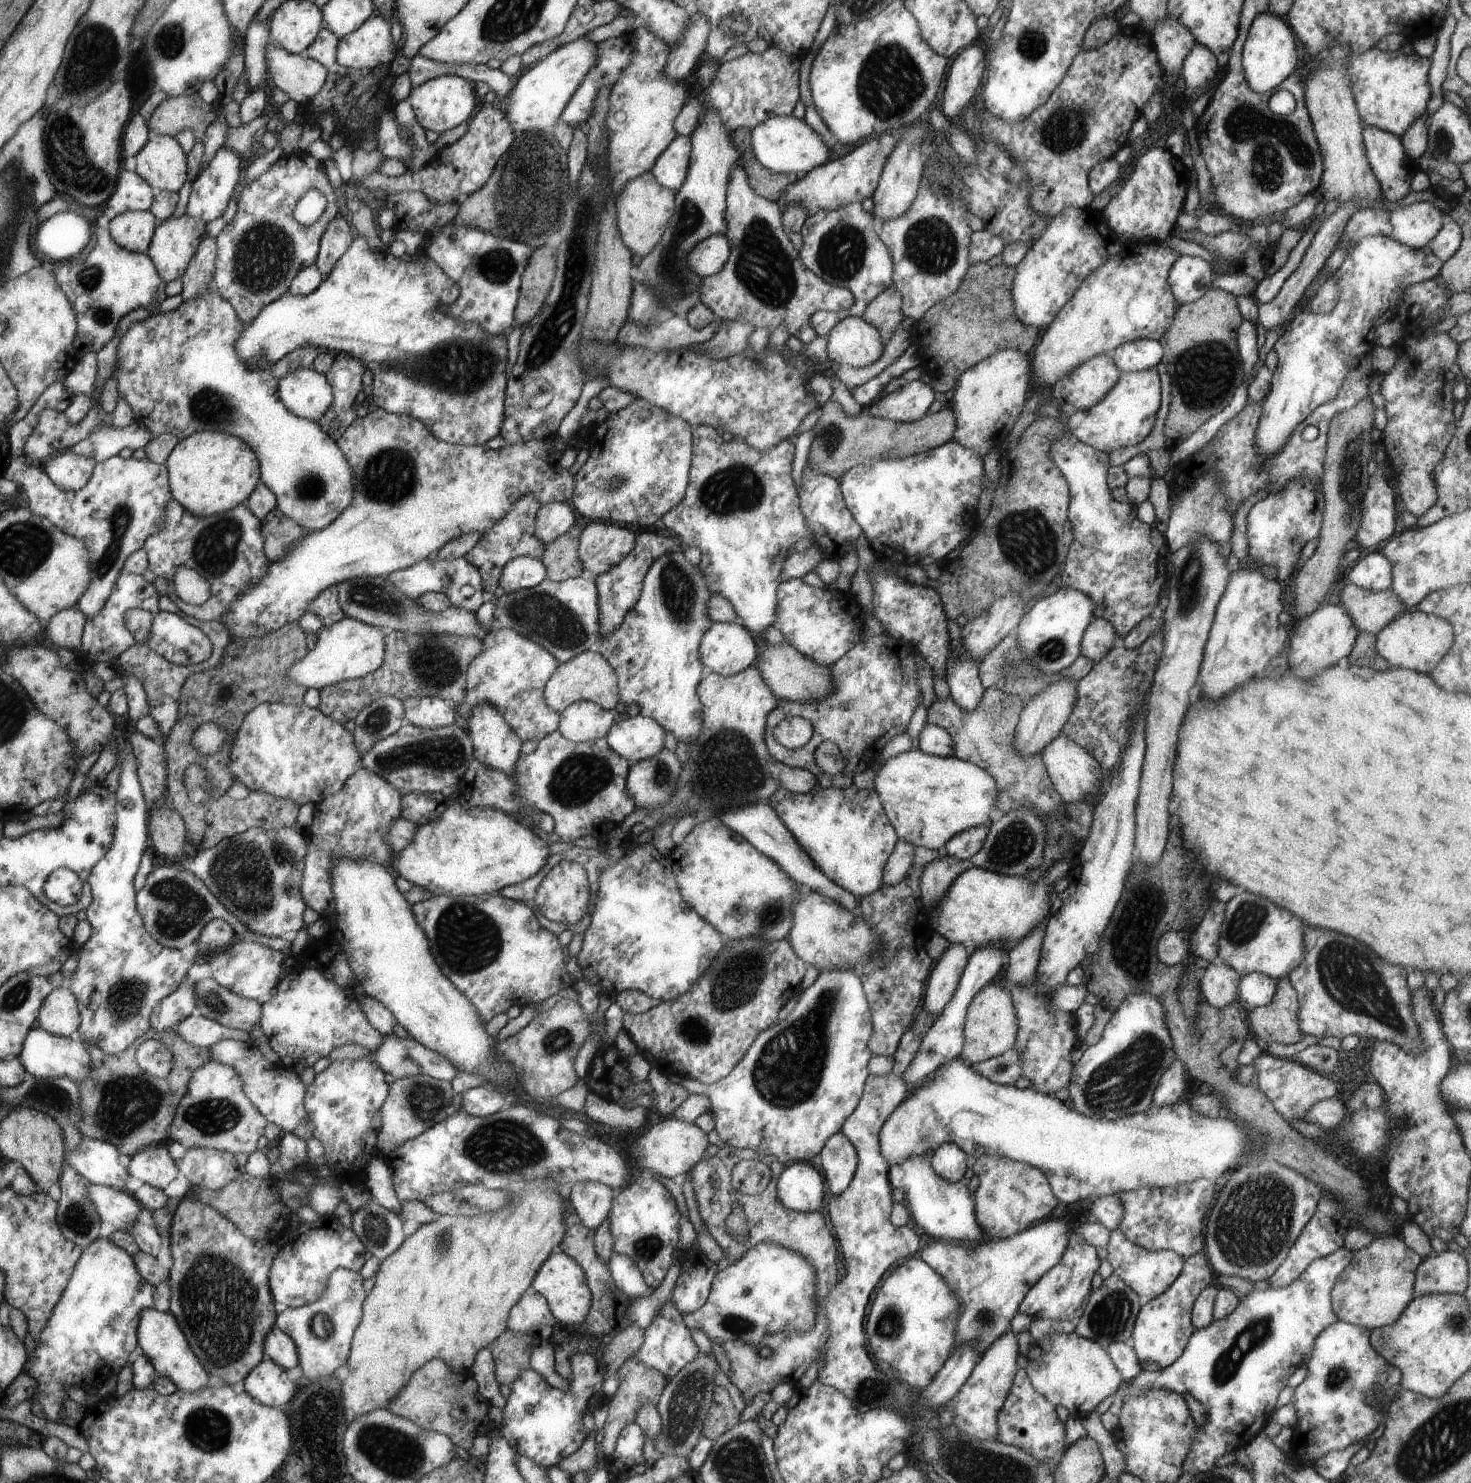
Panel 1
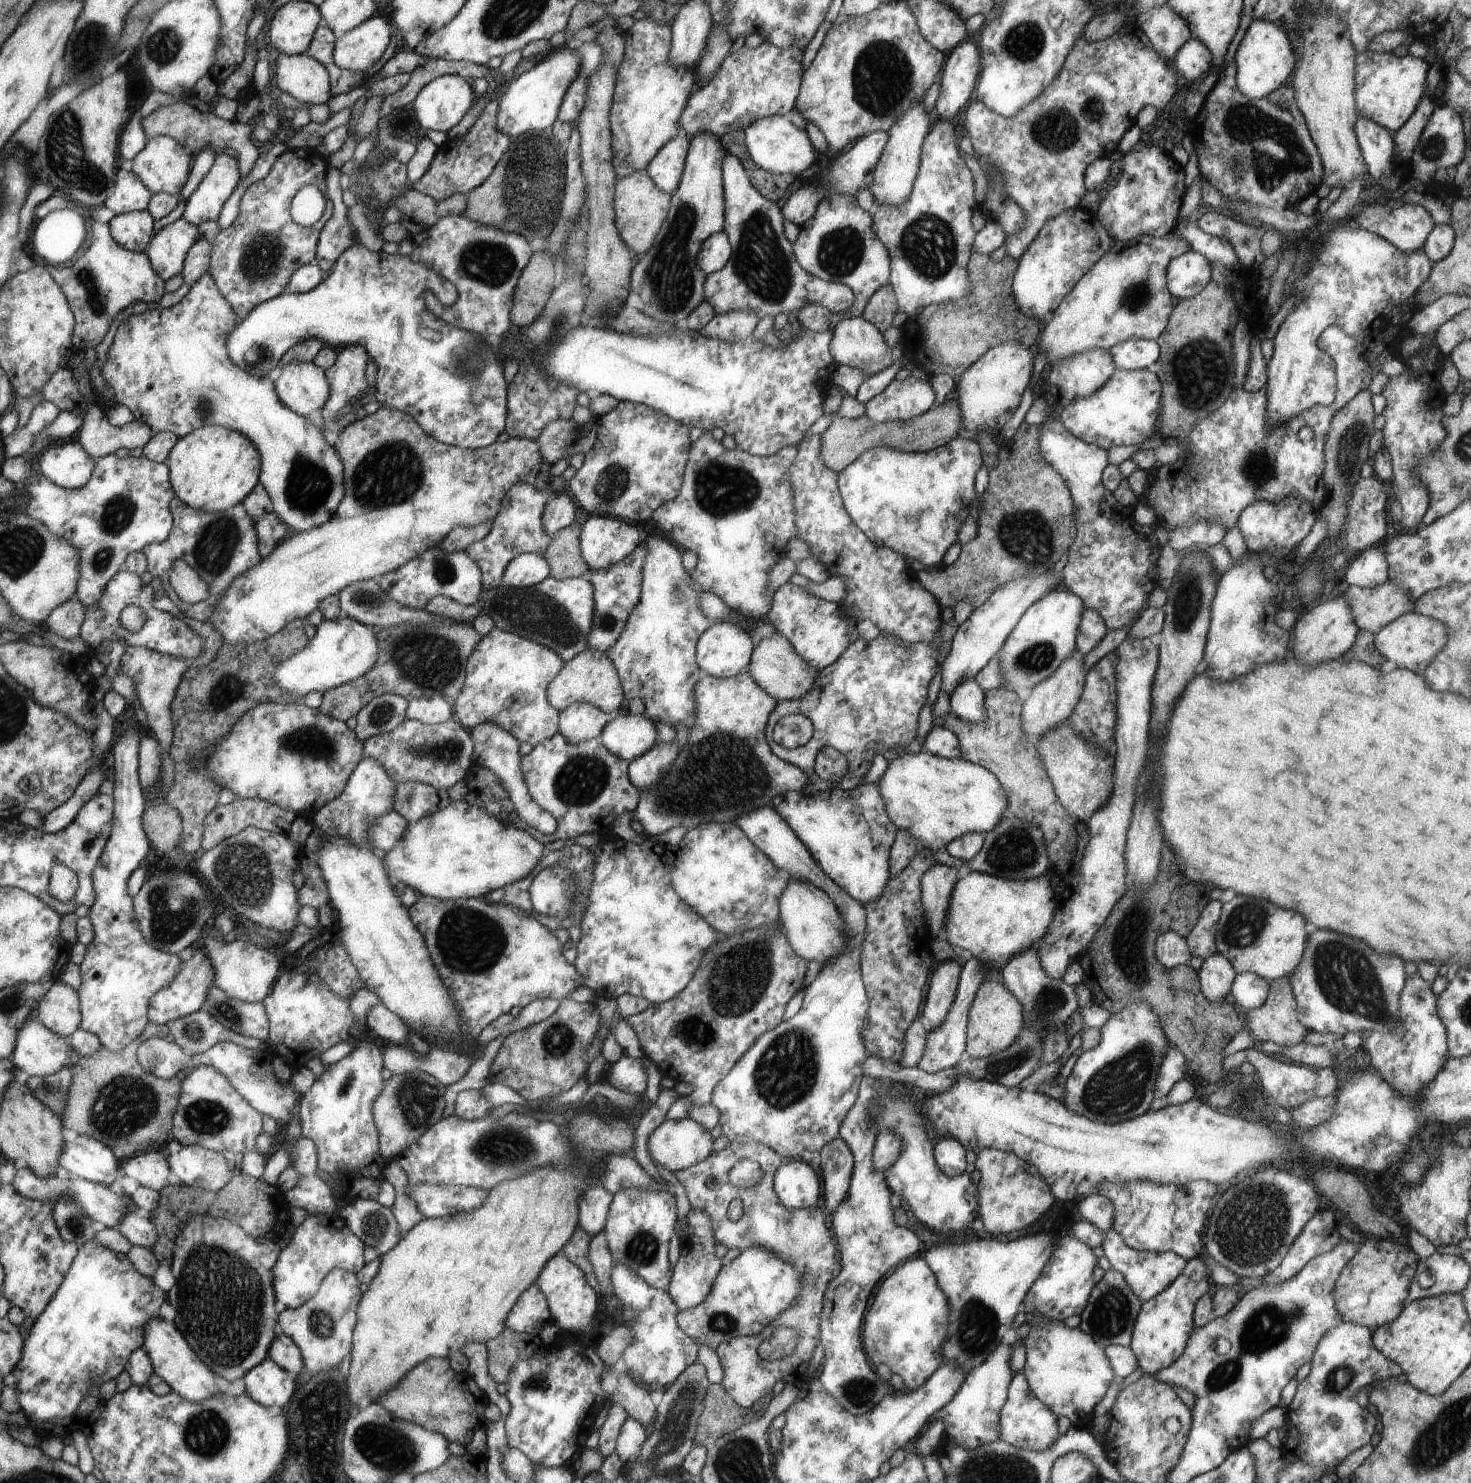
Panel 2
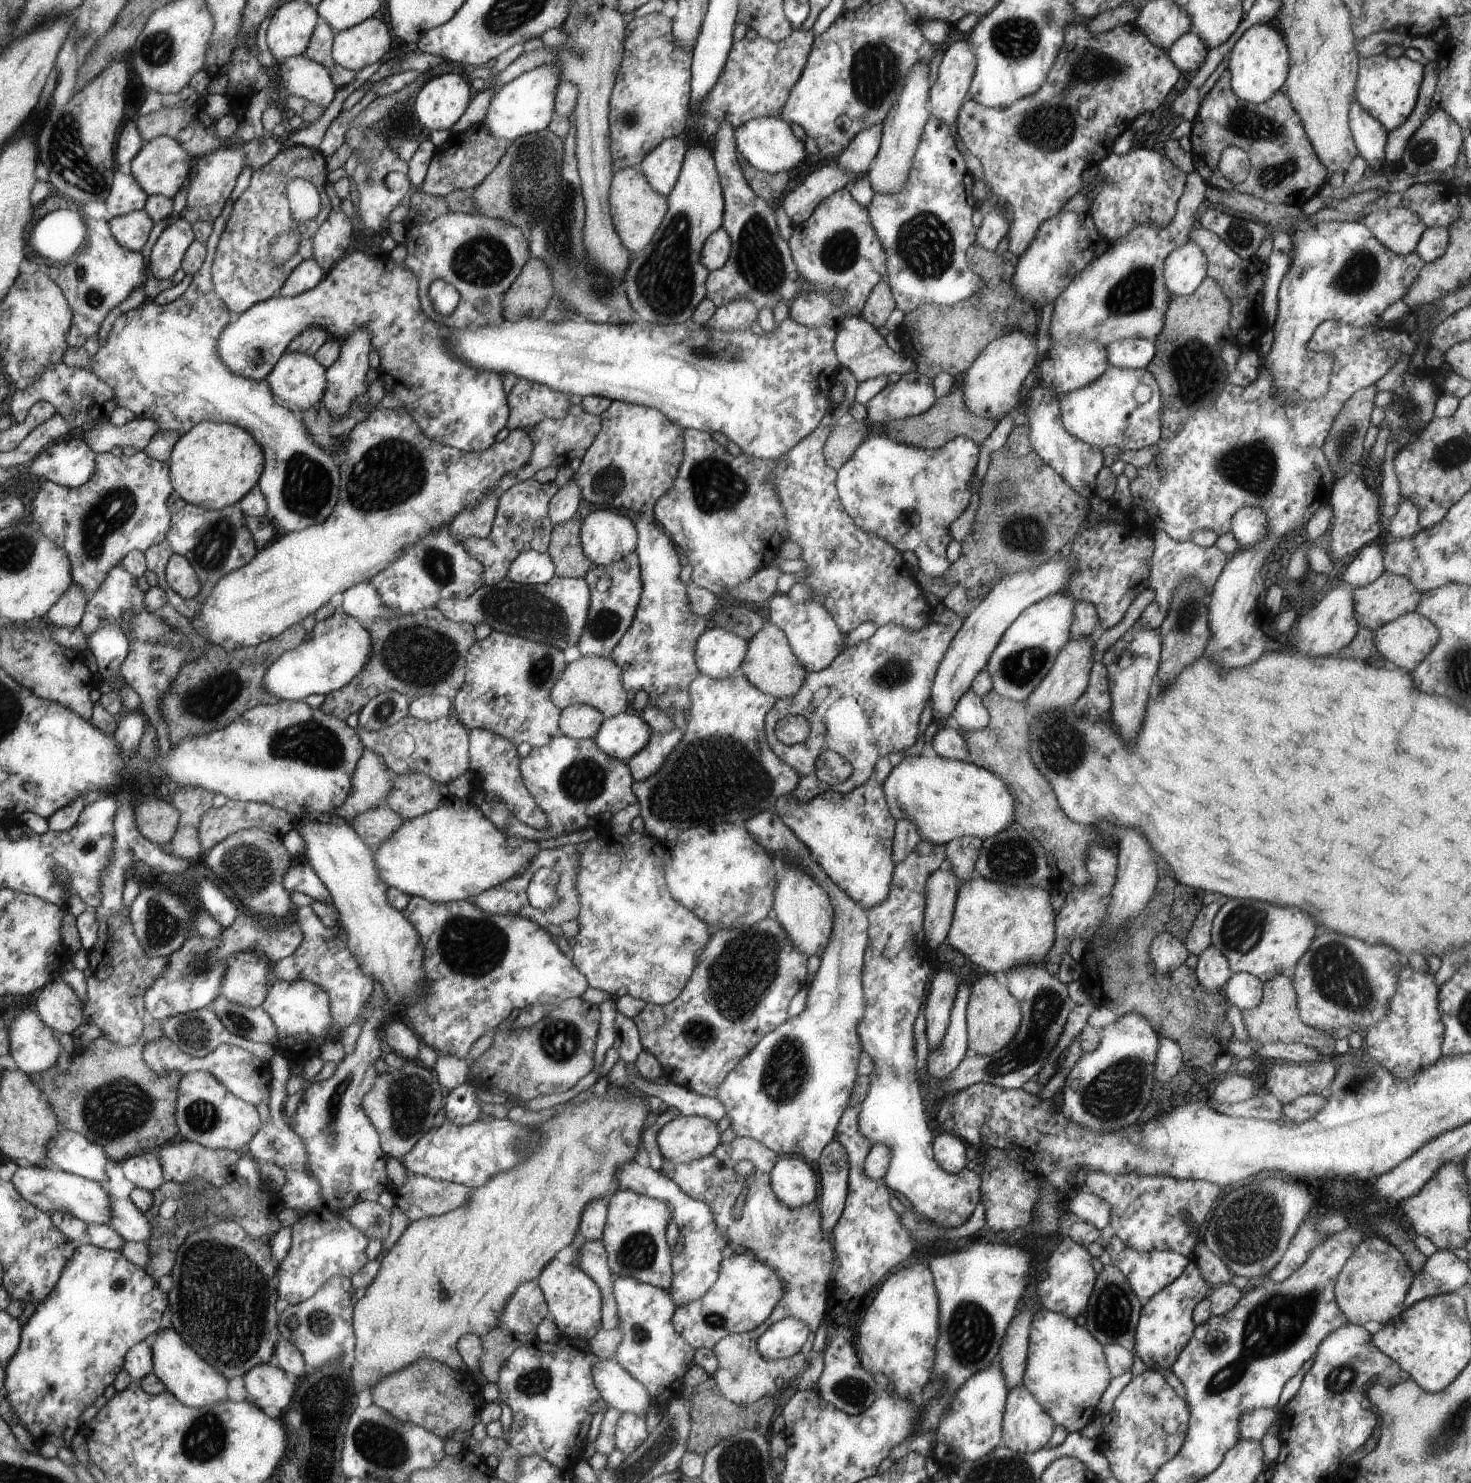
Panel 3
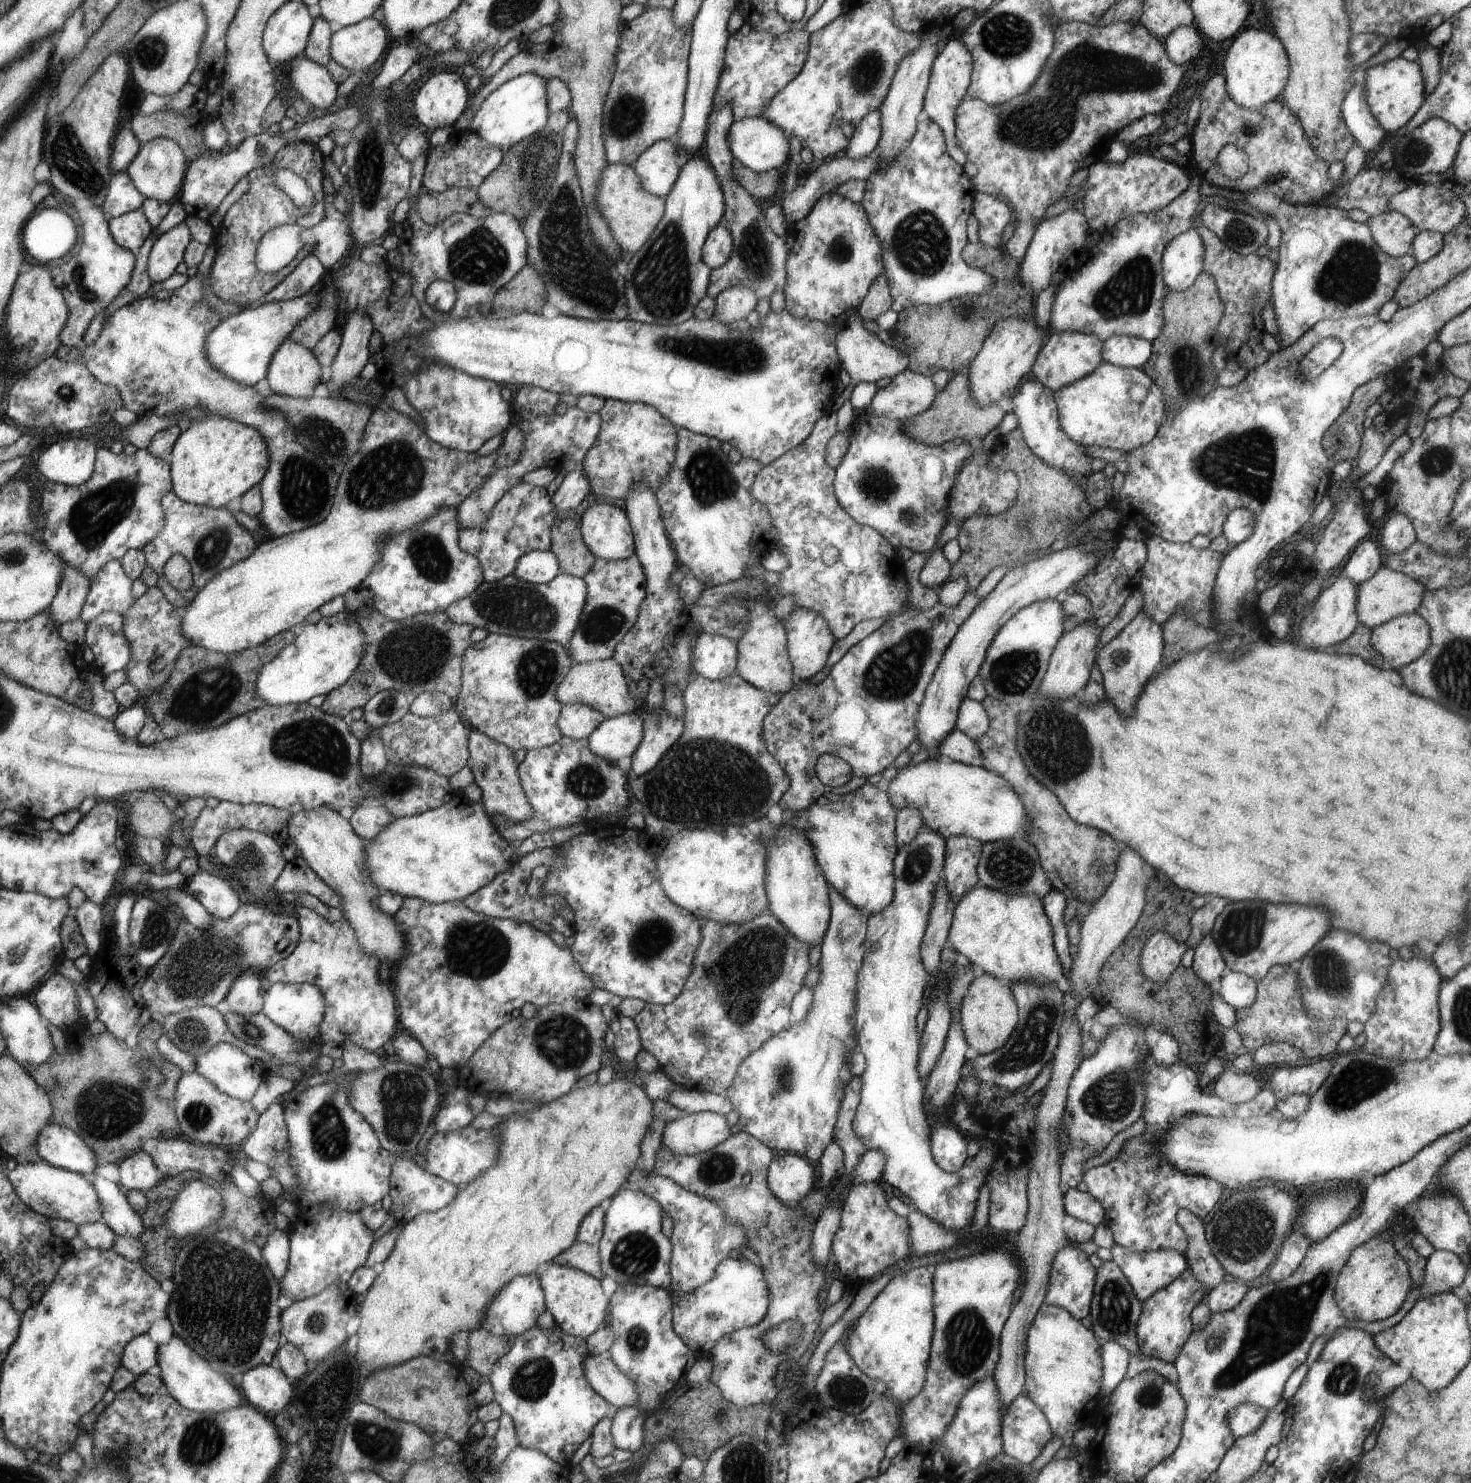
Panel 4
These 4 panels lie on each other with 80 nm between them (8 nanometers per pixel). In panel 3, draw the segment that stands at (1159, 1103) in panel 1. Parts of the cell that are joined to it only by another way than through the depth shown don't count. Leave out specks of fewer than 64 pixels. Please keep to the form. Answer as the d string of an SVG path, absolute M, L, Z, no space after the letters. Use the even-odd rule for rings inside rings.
M1168 1037L1159 1040L1158 1054L1155 1060L1155 1082L1162 1085L1184 1070L1184 1057L1180 1045Z

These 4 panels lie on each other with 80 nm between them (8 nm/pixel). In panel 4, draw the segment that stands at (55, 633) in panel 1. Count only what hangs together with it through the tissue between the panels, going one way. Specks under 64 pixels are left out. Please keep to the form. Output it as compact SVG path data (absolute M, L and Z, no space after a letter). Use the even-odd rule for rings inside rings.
M65 564L64 580L50 606L52 618L62 624L76 620L87 602L91 581L74 567Z

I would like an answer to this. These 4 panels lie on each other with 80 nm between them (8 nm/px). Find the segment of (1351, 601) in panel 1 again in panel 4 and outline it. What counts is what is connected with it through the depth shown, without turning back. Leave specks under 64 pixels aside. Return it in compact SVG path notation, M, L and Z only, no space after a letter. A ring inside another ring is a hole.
M1381 566L1370 580L1358 585L1357 619L1360 624L1375 629L1393 618L1415 613L1422 602L1425 591L1419 582L1412 580L1409 576Z

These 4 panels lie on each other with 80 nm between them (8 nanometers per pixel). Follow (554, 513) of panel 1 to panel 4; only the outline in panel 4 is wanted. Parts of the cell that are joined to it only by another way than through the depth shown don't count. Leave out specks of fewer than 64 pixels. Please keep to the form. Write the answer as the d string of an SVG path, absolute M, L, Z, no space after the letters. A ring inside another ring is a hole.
M581 464L576 470L564 476L555 494L551 497L553 505L558 513L564 511L574 511L576 506L589 494L589 482L587 476L583 474Z

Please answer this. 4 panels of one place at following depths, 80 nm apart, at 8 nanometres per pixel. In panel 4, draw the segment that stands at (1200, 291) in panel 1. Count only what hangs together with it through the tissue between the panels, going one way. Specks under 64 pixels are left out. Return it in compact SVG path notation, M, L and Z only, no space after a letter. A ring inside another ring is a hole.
M1196 226L1173 238L1161 258L1162 278L1170 291L1185 291L1203 272L1205 248Z

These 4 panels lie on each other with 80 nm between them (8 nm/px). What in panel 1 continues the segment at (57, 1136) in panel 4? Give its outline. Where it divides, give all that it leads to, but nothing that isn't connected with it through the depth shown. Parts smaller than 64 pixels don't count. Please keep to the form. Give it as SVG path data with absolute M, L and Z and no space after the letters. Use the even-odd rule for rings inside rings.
M85 1137L79 1147L67 1156L67 1163L90 1185L104 1185L122 1191L130 1172L126 1166L122 1166L120 1154L119 1148L112 1143Z

